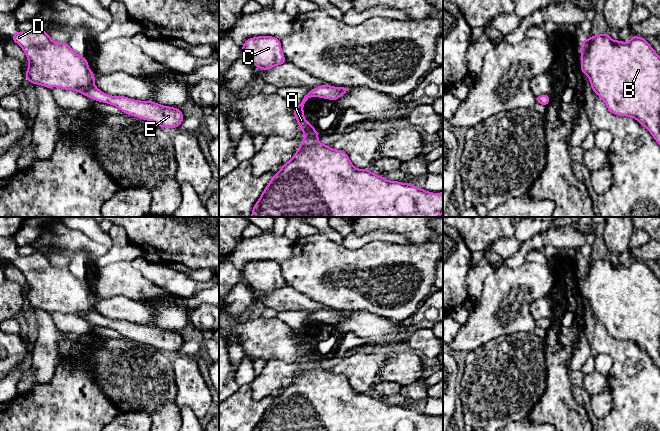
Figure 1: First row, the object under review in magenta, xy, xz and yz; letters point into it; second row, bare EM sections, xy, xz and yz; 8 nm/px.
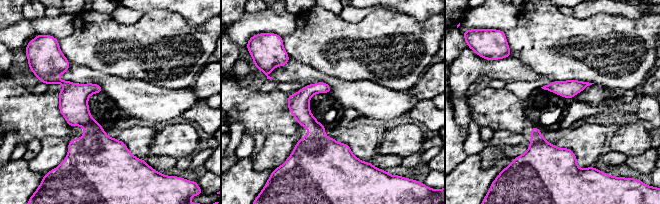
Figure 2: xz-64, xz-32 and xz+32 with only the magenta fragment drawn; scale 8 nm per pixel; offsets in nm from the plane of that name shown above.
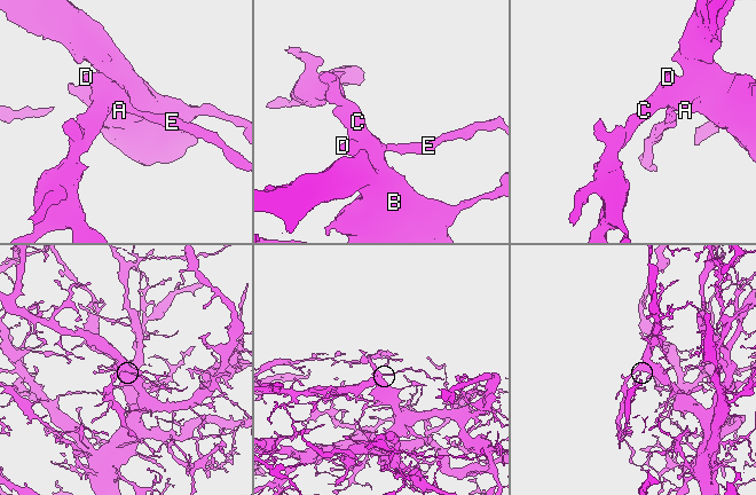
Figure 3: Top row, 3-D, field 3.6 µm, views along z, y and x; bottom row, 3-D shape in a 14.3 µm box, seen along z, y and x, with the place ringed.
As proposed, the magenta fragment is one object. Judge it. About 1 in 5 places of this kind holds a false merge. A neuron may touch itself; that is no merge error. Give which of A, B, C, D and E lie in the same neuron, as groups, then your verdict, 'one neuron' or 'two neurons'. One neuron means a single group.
A B C D E; one neuron

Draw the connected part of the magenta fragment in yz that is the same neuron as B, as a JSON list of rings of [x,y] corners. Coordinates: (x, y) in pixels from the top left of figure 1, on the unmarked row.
[[[605,256],[582,264],[580,278],[580,295],[588,300],[593,316],[604,325],[607,333],[617,340],[635,342],[660,369],[660,280],[646,263],[632,259],[631,264],[624,267],[619,263],[613,265]]]

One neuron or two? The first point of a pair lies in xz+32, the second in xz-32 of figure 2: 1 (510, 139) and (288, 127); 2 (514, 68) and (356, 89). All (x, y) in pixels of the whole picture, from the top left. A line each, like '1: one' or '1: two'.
1: two
2: one

